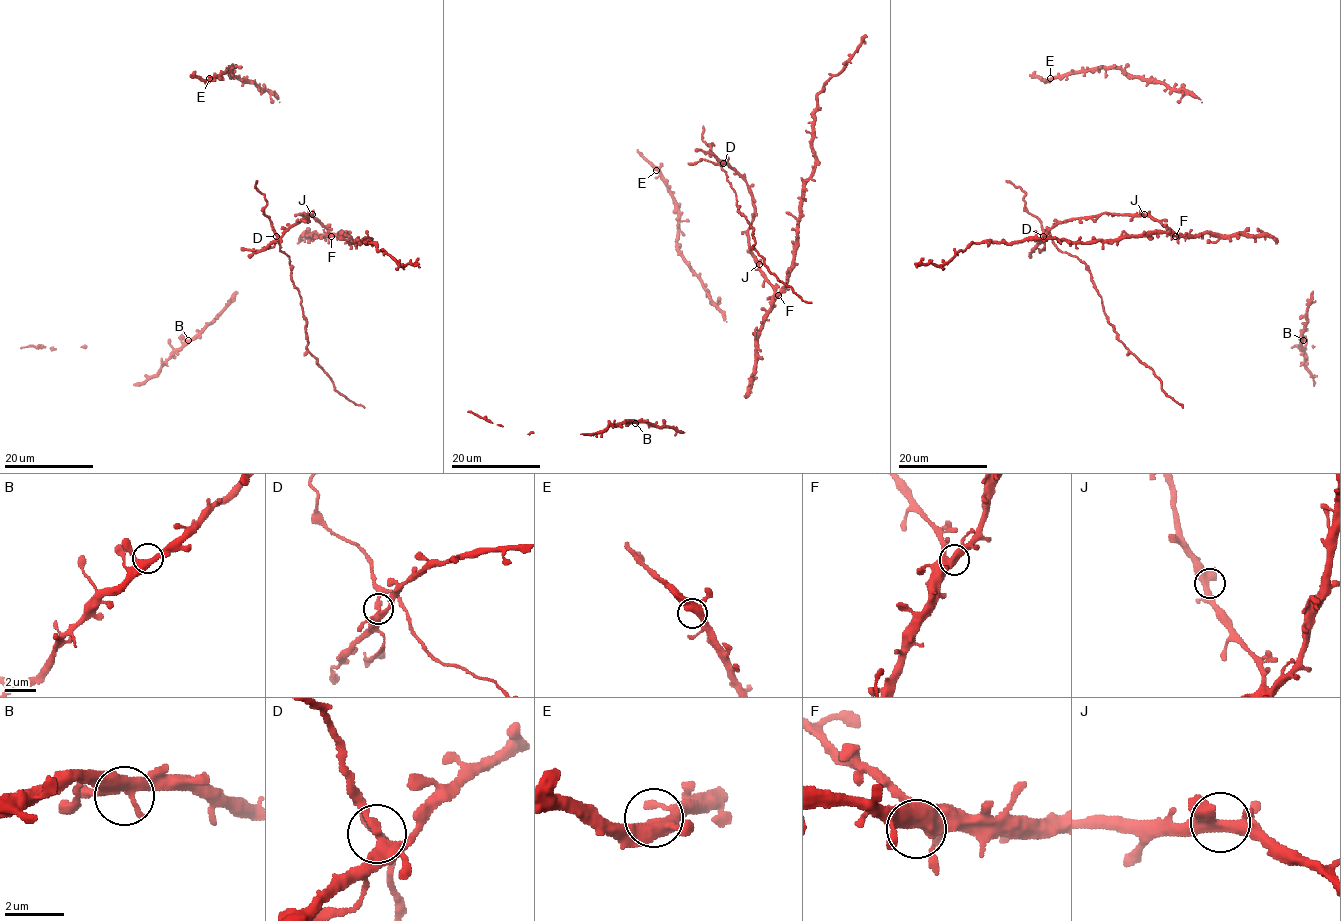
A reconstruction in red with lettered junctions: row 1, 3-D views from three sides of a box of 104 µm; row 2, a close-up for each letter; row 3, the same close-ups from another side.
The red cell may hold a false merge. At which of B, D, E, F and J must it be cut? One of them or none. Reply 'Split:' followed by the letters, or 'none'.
Split: D

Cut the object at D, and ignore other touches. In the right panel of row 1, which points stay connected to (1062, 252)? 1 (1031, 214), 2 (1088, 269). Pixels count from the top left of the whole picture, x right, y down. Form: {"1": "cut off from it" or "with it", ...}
{"1": "with it", "2": "with it"}

